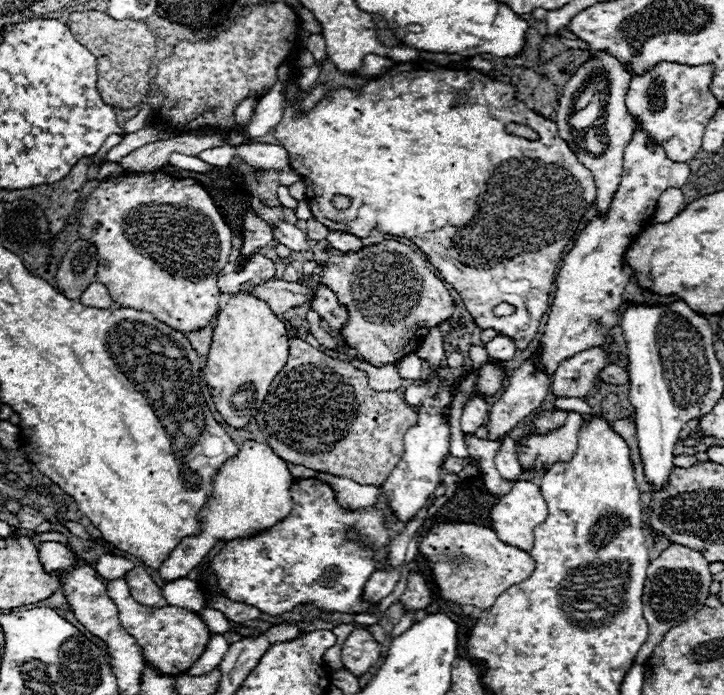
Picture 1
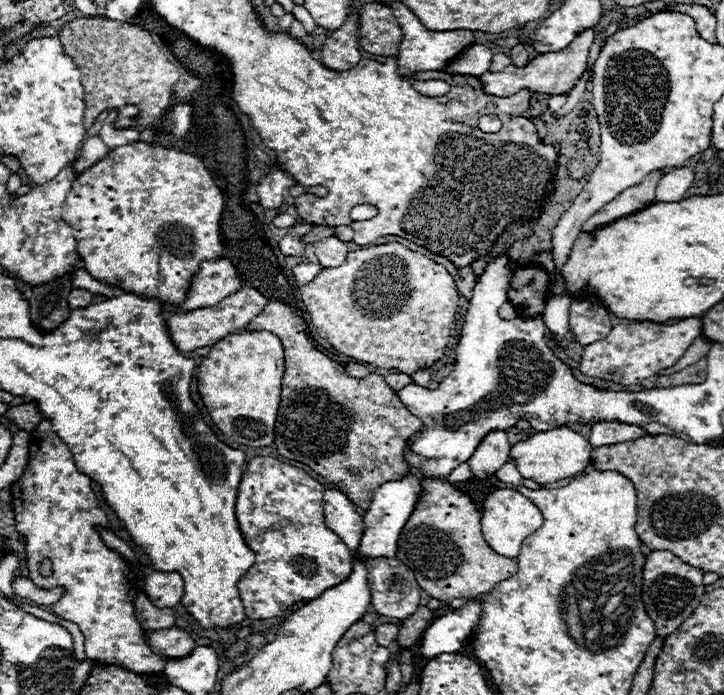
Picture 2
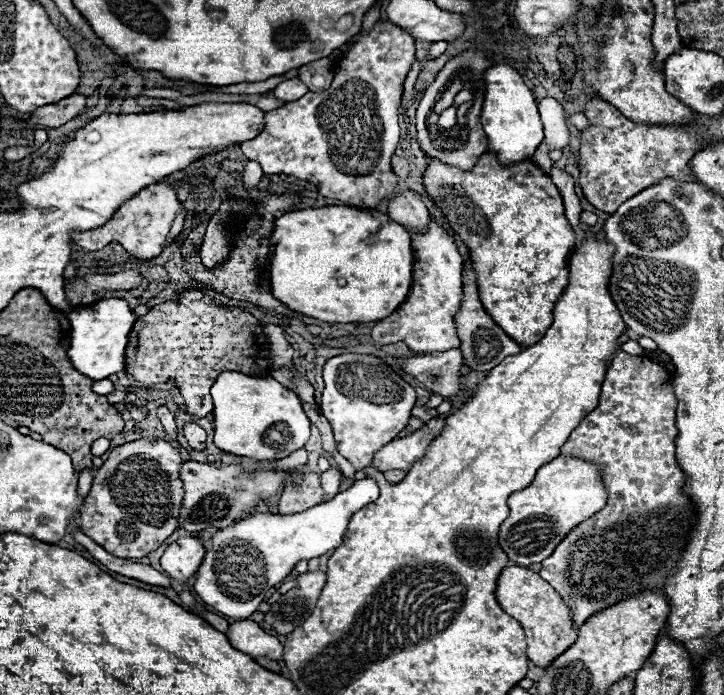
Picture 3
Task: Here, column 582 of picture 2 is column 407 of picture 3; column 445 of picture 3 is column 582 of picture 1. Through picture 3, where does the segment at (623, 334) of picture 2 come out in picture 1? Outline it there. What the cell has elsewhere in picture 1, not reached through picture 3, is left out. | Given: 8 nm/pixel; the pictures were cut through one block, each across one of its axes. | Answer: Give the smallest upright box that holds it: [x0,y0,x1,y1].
[552,346,608,398]

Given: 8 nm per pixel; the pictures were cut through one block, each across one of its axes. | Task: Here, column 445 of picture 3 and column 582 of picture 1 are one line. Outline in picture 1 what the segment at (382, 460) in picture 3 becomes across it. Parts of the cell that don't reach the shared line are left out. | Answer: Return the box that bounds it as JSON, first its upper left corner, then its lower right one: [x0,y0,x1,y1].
[516,412,584,472]

